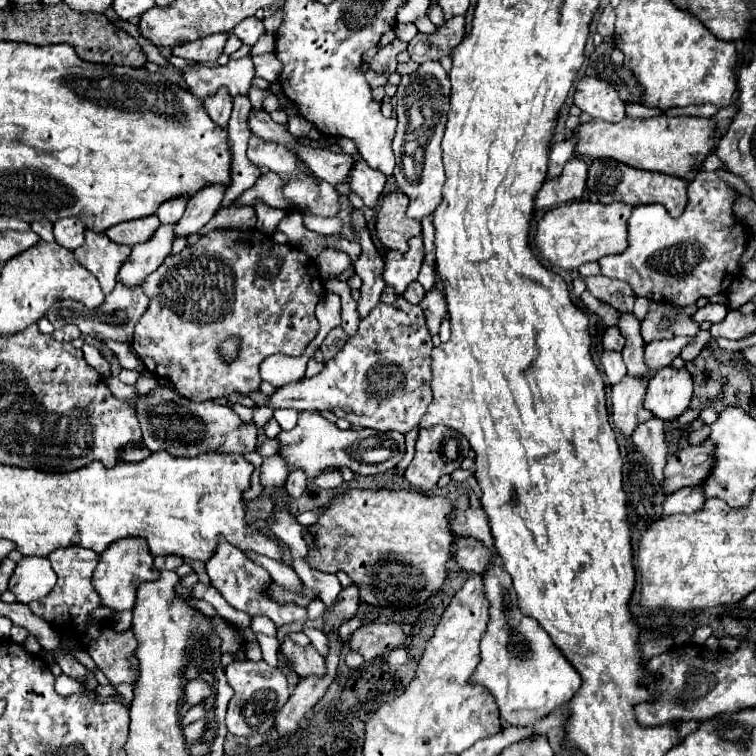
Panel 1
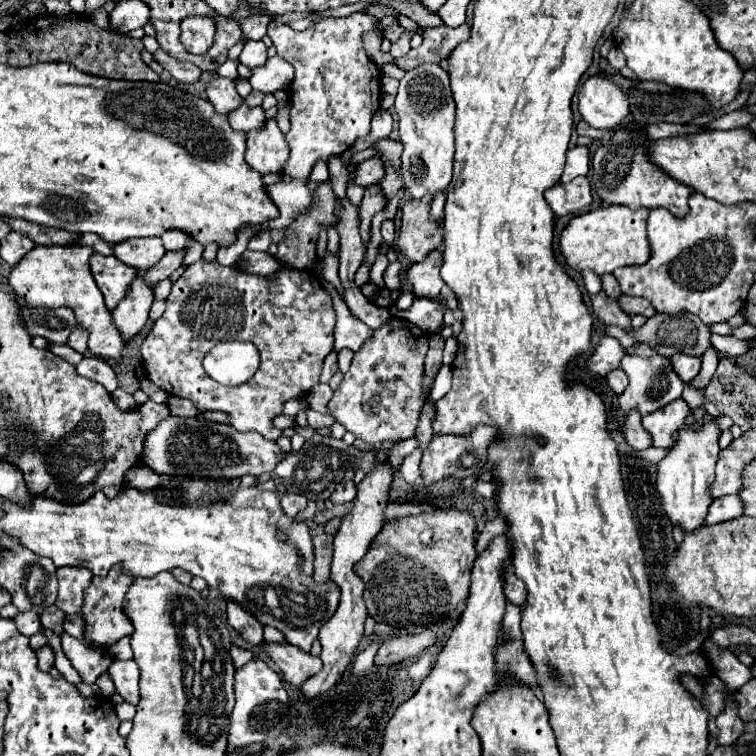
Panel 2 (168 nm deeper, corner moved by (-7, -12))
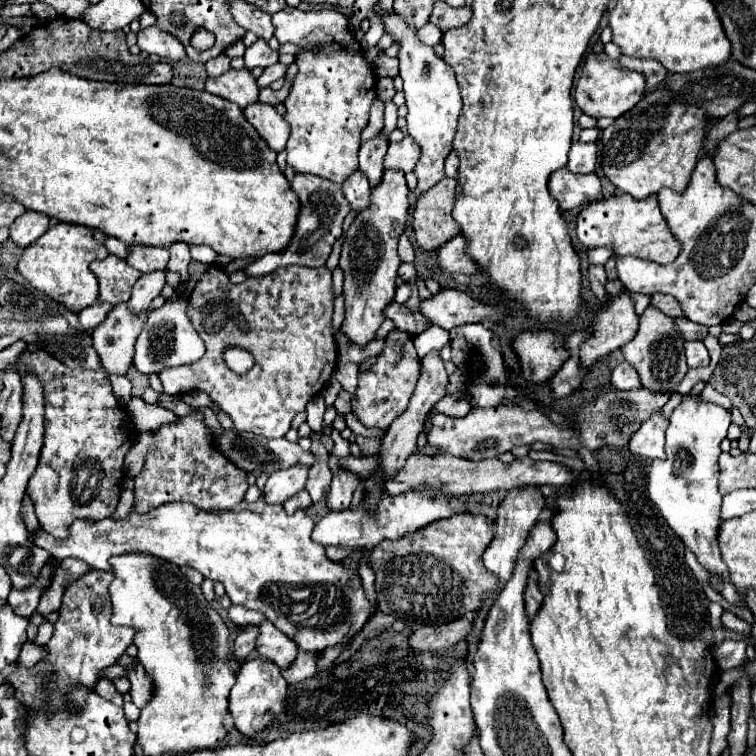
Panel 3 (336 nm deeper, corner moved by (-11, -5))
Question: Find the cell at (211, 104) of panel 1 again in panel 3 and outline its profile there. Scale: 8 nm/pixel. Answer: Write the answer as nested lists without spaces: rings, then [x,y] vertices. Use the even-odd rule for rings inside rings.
[[[221,53],[219,57],[207,61],[205,67],[207,67],[209,77],[217,77],[217,75],[223,75],[223,73],[227,73],[231,69],[231,59],[225,53]]]

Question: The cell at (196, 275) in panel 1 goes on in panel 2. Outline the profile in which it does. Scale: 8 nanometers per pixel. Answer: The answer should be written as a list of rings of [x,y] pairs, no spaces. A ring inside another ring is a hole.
[[[197,260],[181,278],[173,284],[171,294],[167,298],[165,314],[155,322],[151,334],[141,346],[143,366],[147,378],[169,392],[171,396],[191,400],[199,412],[205,410],[219,410],[231,418],[231,426],[239,432],[259,432],[267,440],[277,440],[283,432],[273,426],[273,418],[283,414],[283,404],[287,400],[305,396],[311,392],[313,386],[319,384],[319,376],[323,370],[325,356],[333,350],[333,328],[335,328],[335,310],[331,296],[323,290],[321,280],[315,272],[295,272],[293,268],[281,268],[279,276],[275,278],[259,278],[251,276],[233,266],[221,266],[219,262],[205,262]],[[229,340],[249,340],[261,354],[261,366],[255,376],[237,386],[229,388],[213,378],[203,370],[205,354],[219,342]]]

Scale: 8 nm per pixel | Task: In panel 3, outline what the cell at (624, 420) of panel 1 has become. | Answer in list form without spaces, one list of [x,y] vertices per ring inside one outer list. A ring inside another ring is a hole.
[[[655,307],[645,309],[645,313],[641,315],[637,335],[627,345],[623,345],[621,351],[625,355],[625,361],[631,363],[631,367],[635,367],[635,371],[639,373],[641,387],[651,389],[655,393],[671,393],[689,369],[685,363],[681,333],[675,329],[673,319]]]

